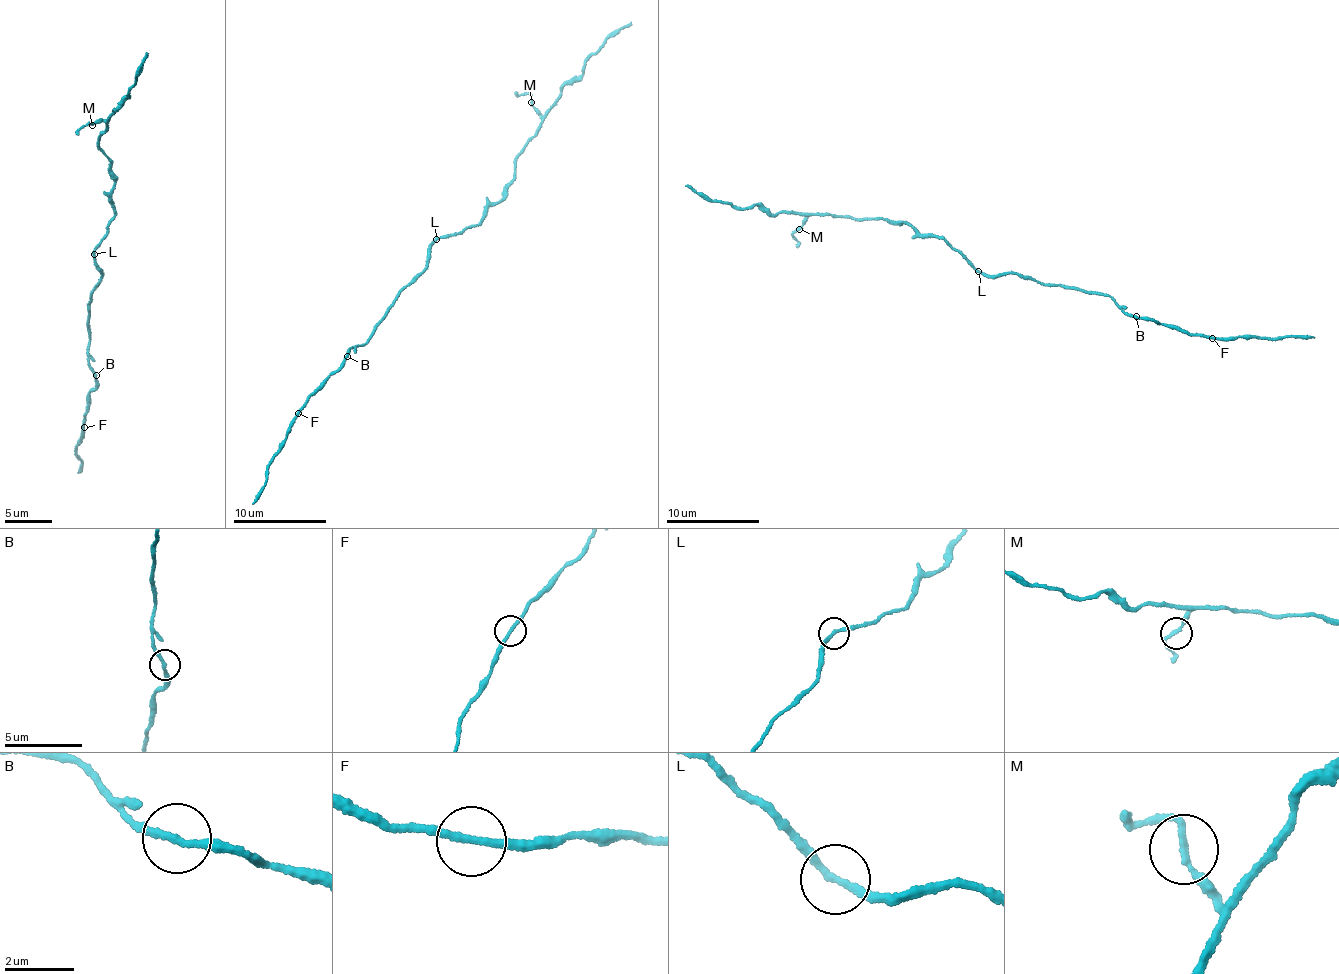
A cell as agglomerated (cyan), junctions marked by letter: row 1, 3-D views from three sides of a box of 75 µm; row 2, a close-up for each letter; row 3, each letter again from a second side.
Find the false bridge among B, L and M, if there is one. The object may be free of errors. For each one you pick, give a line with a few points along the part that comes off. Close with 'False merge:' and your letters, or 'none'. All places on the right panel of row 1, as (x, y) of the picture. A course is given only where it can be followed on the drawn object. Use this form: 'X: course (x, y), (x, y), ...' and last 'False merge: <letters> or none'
False merge: none

